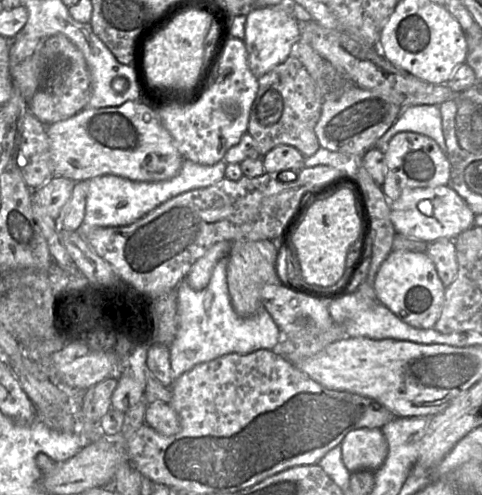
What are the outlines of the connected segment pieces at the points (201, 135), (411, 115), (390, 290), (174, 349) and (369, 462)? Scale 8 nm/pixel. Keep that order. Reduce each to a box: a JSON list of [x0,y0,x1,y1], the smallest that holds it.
[[155,36,258,166],[374,105,447,155],[373,251,445,328],[169,257,282,382],[340,428,387,472]]

